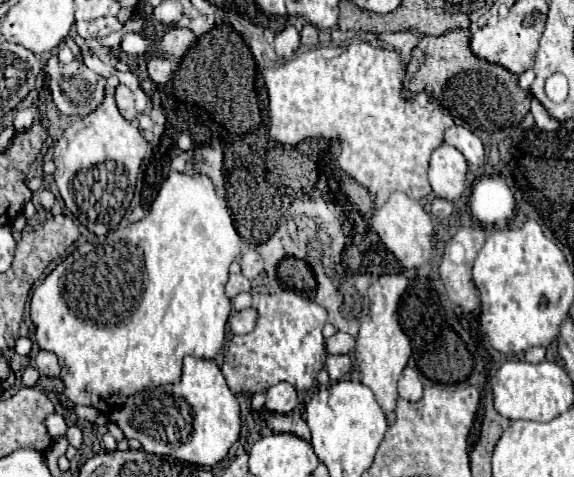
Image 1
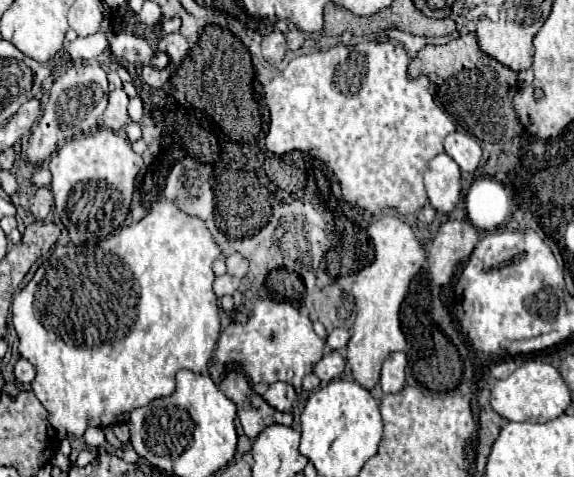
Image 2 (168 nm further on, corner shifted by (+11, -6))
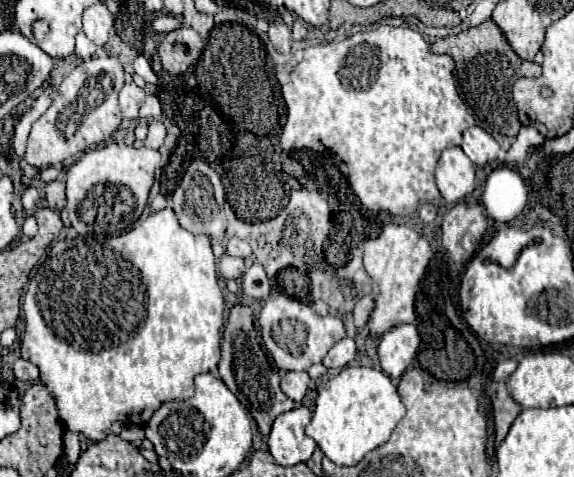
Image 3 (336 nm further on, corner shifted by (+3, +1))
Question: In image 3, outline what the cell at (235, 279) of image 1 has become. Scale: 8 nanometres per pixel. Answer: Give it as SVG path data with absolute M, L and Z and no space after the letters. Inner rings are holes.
M223 255L219 259L219 273L225 279L241 279L243 271L245 271L245 259L231 257L231 255Z

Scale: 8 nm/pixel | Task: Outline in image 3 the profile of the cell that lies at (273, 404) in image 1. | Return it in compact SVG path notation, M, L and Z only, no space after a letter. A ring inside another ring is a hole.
M287 371L281 377L281 389L283 393L293 399L297 405L301 403L301 399L307 393L307 385L309 385L309 375L305 371Z

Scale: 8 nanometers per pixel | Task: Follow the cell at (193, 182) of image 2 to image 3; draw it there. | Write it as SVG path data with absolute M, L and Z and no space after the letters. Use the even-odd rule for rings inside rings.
M195 159L187 167L183 181L171 199L173 199L173 211L183 229L195 235L207 235L209 239L217 239L217 241L223 239L223 233L227 229L227 217L223 211L225 191L223 191L221 177L215 173L215 169L209 163L205 163L203 159Z

